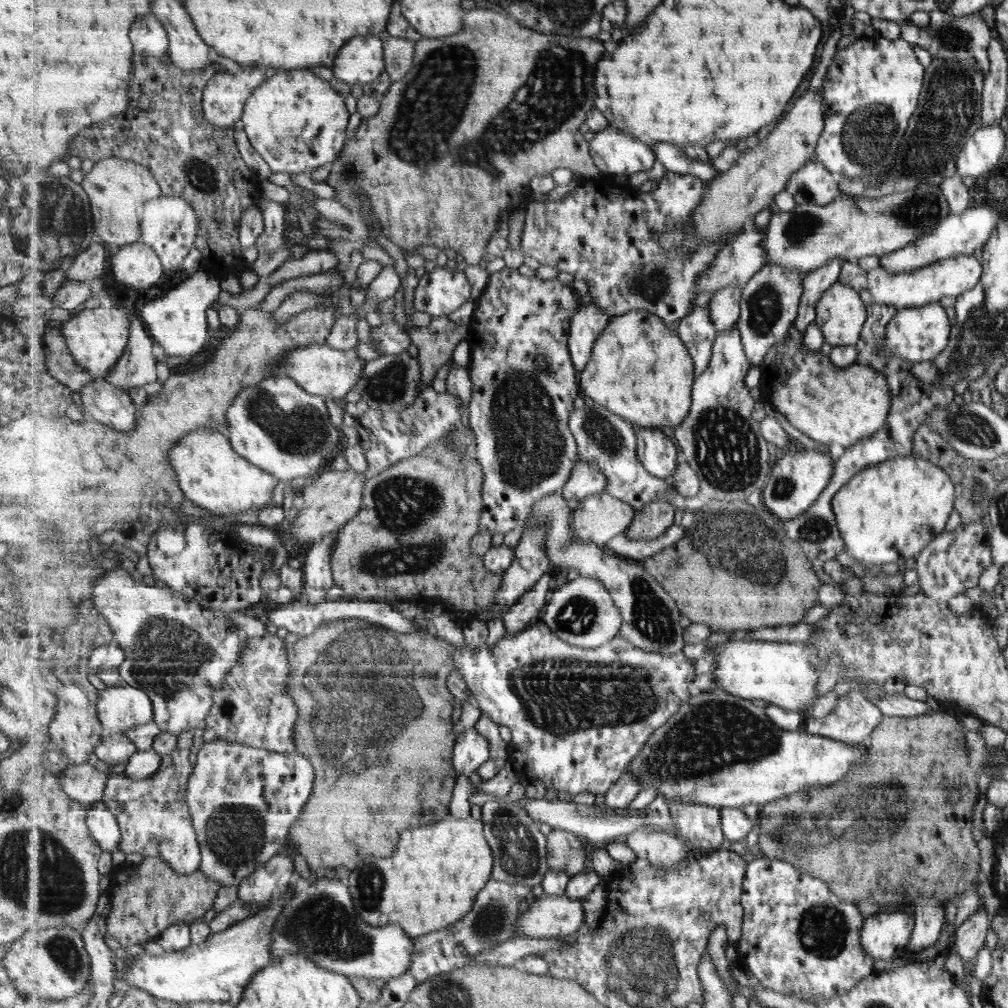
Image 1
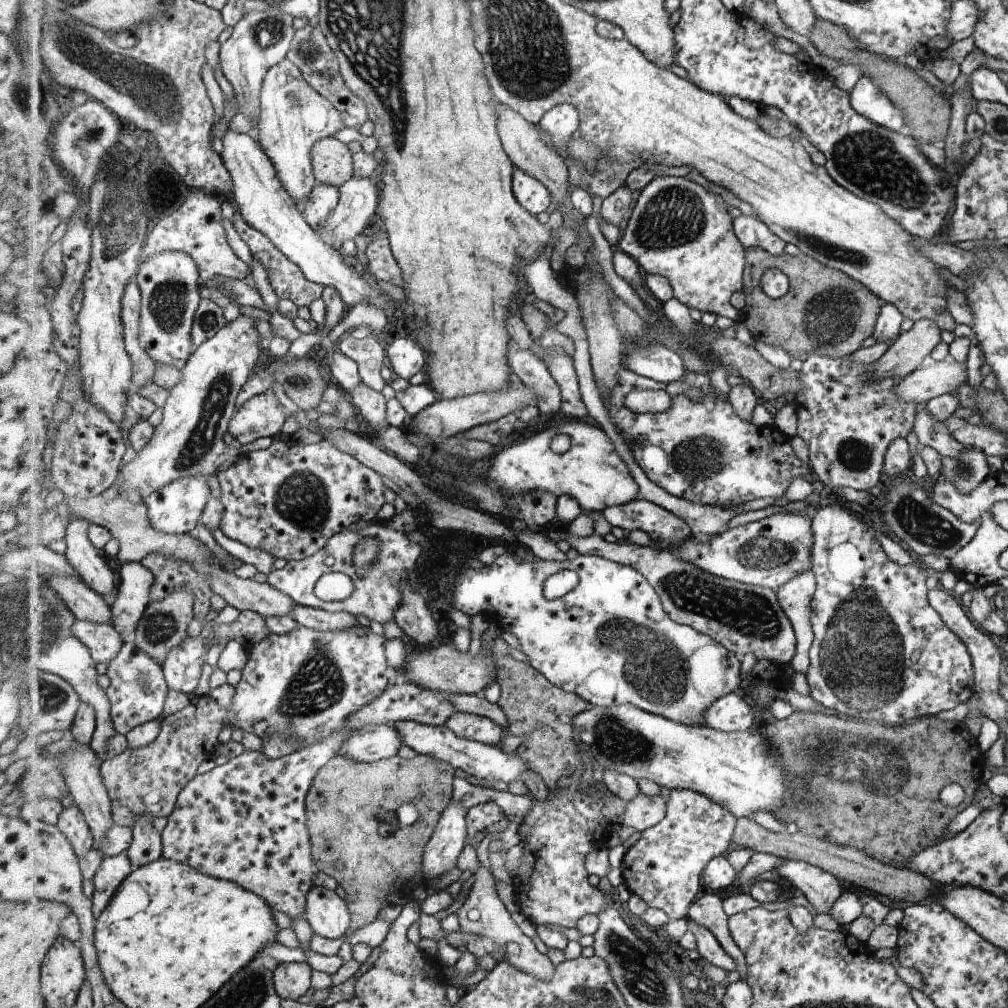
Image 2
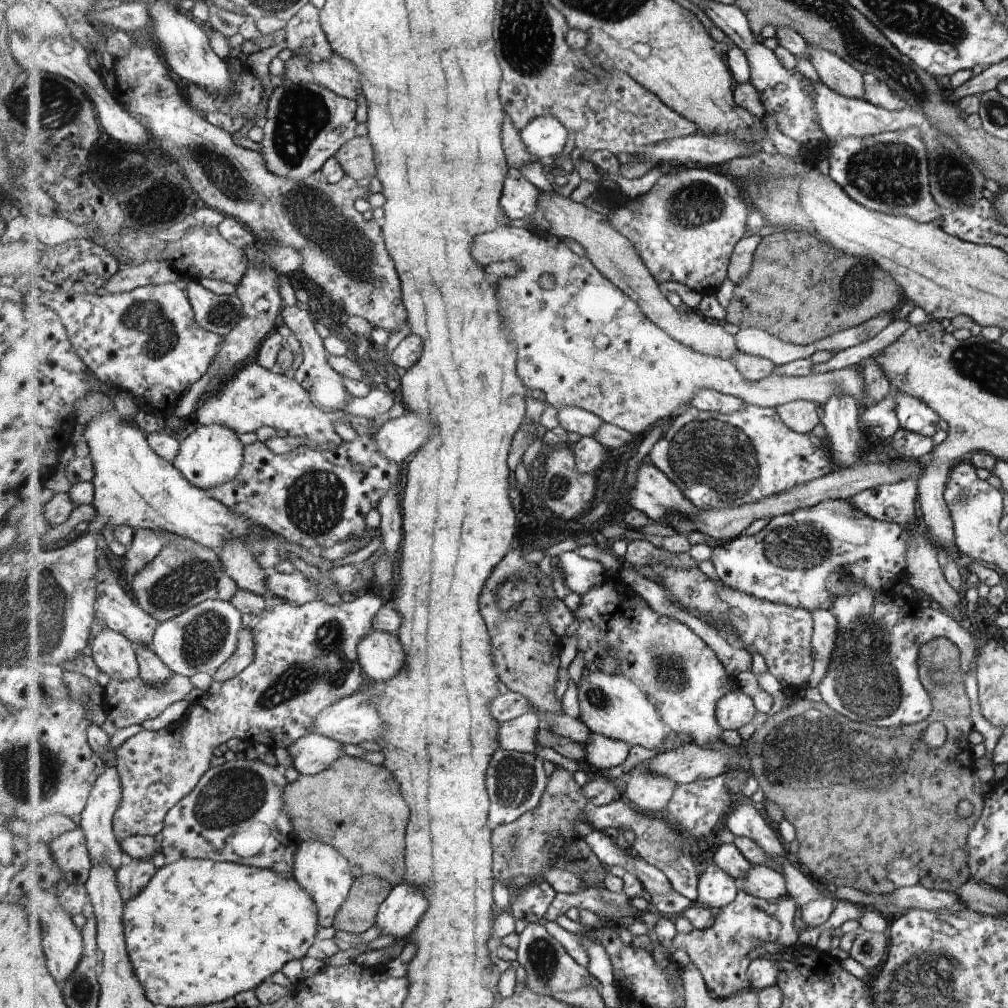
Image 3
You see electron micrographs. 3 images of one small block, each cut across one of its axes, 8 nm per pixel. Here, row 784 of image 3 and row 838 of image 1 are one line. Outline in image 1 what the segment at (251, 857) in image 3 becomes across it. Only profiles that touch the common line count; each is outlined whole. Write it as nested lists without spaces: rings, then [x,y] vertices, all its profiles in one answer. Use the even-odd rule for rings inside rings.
[[[219,738],[204,743],[196,753],[187,799],[201,846],[202,864],[199,870],[222,886],[238,887],[245,878],[283,850],[292,827],[300,820],[312,796],[316,785],[316,767],[309,757],[297,751],[275,752]]]

